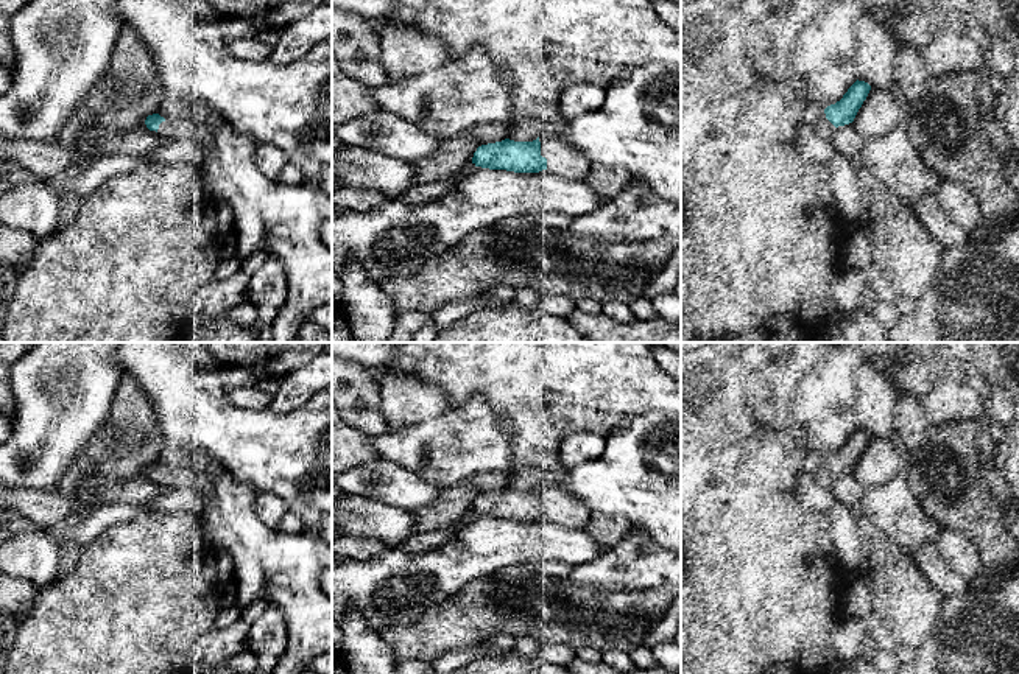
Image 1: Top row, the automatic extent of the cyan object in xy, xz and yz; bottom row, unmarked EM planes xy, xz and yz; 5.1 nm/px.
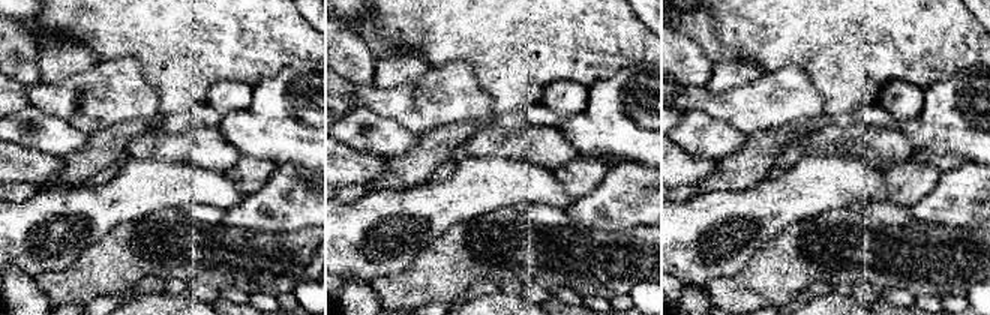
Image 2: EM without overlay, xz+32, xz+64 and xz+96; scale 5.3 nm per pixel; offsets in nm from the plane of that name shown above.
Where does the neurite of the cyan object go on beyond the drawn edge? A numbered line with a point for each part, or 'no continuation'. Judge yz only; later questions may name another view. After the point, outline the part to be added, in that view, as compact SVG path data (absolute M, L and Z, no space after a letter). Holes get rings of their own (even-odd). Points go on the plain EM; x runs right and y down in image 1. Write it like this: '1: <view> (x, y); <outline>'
1: yz (825, 477); M823 461L818 465L818 470L815 473L815 479L818 481L818 484L821 484L826 489L830 489L834 481L835 481L835 475L826 467L826 462Z

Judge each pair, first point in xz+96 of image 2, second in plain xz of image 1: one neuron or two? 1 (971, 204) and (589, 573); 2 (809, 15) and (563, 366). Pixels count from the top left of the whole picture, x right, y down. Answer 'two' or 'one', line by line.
1: one
2: one

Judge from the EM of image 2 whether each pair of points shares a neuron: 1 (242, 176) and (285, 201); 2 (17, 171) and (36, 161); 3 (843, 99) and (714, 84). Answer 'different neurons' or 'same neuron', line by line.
1: different neurons
2: same neuron
3: different neurons

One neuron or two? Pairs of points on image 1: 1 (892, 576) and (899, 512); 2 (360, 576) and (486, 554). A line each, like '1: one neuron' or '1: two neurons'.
1: two neurons
2: one neuron

